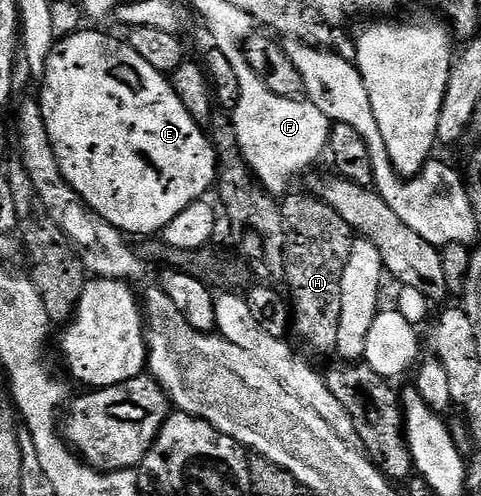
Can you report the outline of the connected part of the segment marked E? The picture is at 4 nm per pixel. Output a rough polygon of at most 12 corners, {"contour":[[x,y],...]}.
{"contour":[[59,38],[60,173],[130,237],[218,177],[211,136],[129,42]]}

